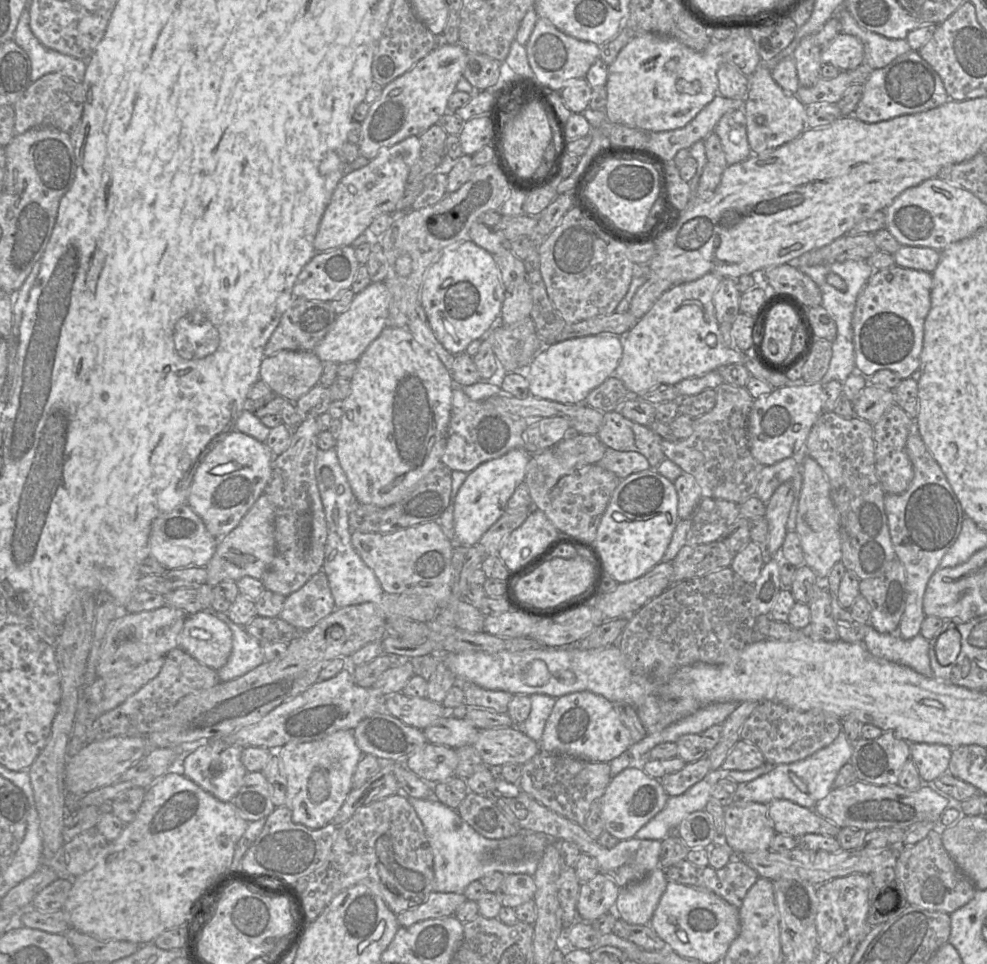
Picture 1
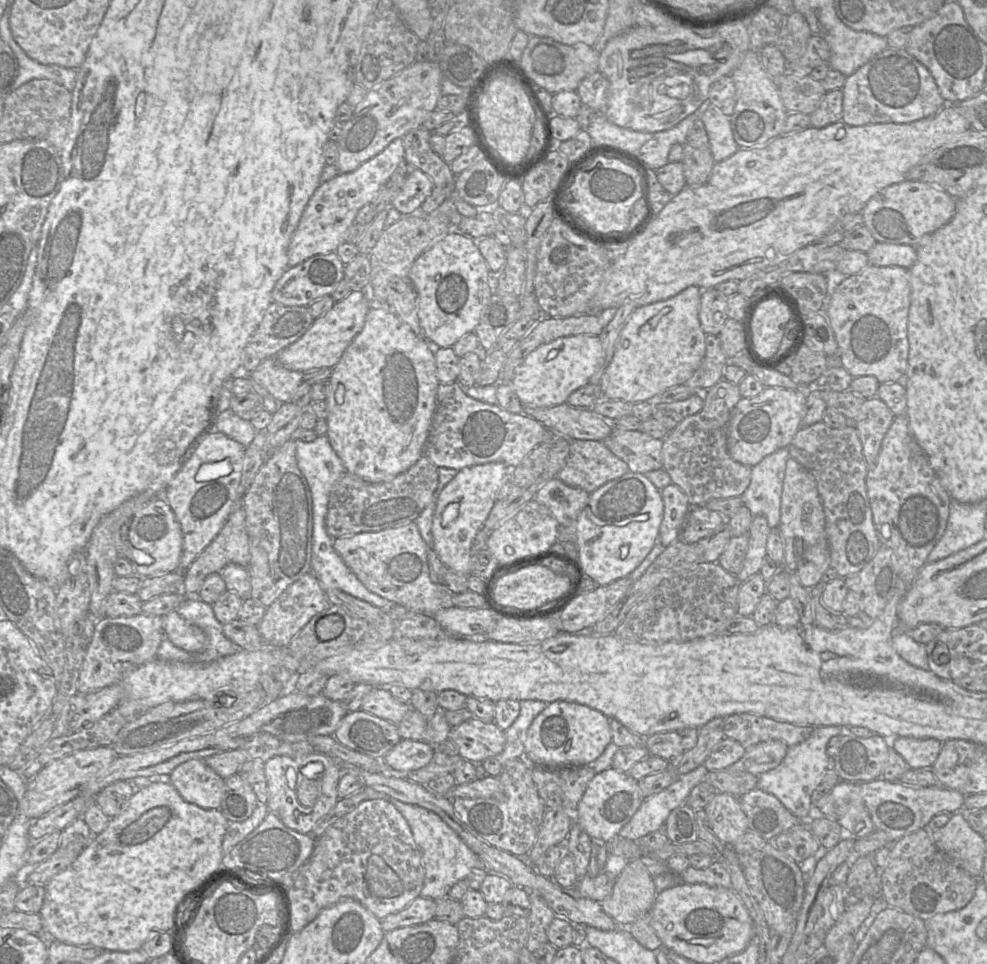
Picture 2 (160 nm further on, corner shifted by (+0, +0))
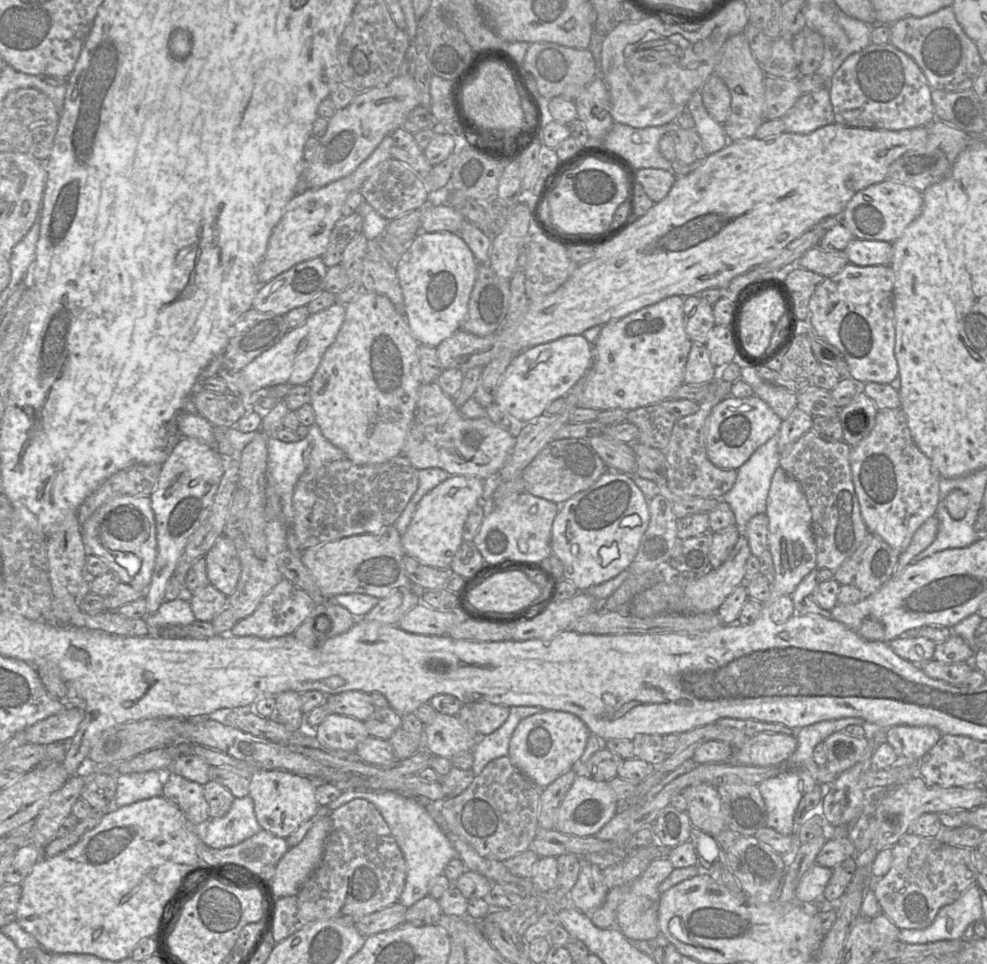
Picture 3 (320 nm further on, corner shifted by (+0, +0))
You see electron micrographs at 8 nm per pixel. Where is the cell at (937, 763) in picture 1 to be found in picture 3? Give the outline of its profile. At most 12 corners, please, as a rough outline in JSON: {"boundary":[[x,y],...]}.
{"boundary":[[896,725],[885,739],[903,762],[919,763],[943,734]]}

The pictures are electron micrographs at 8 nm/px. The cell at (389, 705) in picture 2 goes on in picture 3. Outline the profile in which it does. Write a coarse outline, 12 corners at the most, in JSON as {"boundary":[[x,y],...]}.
{"boundary":[[369,693],[327,697],[332,714],[365,721],[375,711]]}

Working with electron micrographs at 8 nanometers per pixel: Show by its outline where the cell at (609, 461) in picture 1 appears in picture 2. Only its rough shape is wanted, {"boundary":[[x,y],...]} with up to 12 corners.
{"boundary":[[571,440],[556,478],[590,494],[628,472],[602,441]]}

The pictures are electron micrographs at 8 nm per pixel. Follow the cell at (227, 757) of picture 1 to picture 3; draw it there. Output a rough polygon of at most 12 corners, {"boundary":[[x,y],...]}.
{"boundary":[[171,772],[162,796],[194,825],[209,819],[203,786]]}

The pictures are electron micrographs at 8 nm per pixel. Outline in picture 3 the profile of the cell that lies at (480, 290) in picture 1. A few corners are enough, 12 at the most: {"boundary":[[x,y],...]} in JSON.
{"boundary":[[419,232],[395,266],[410,330],[462,328],[478,262],[457,233]]}

